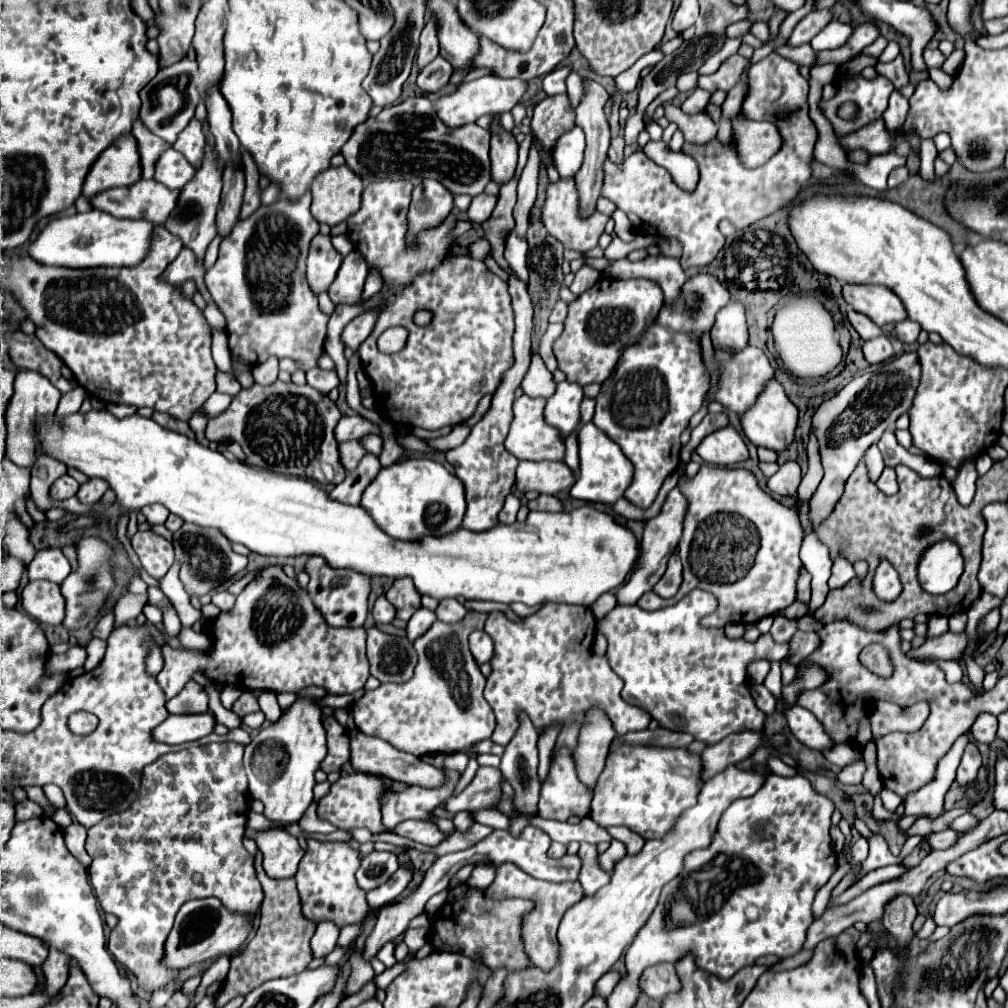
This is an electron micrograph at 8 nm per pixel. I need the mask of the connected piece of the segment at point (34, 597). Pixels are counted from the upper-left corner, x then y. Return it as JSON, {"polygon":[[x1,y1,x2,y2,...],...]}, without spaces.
{"polygon":[[29,582,21,592,23,610,41,624,59,626,65,618,65,598,53,582]]}

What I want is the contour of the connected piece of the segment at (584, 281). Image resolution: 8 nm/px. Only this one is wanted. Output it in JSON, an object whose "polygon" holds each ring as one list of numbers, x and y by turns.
{"polygon":[[583,264,581,268,579,268,579,272,575,274,575,280,573,280,573,284,569,286,571,288,571,292,573,294,583,294,585,290,589,290,597,280,601,278,601,272,599,270,595,270,593,266,589,266,589,264]]}

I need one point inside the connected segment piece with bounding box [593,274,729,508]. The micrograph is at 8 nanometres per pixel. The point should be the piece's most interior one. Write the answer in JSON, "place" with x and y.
{"place":[658,384]}

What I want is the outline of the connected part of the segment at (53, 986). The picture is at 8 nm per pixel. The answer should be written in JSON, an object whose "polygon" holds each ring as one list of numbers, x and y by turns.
{"polygon":[[51,948,47,960,41,964,41,972,43,972,41,992,57,994,63,988,63,984,67,982,67,956,63,952]]}

